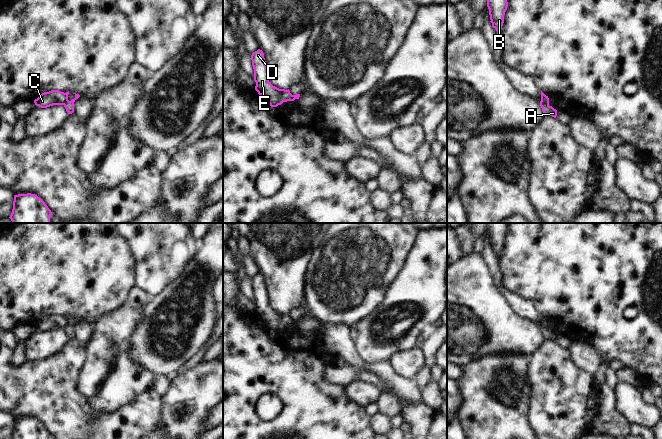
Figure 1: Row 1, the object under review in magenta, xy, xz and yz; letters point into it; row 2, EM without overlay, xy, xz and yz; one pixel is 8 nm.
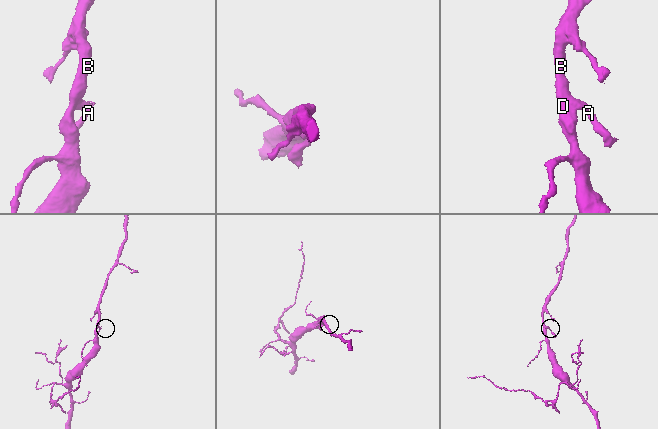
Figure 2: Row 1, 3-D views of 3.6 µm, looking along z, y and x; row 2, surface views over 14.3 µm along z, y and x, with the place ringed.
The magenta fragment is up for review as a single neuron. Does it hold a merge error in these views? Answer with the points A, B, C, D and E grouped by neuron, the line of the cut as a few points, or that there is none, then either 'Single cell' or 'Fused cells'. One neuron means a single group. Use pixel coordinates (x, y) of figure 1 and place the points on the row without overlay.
Groups: A / B C D E. Split along xy (65, 317), (66, 324), (63, 328). Fused cells.

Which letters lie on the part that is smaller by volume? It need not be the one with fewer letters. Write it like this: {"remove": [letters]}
{"remove": ["A"]}

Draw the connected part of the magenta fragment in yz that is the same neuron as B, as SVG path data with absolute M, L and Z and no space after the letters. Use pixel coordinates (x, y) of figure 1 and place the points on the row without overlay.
M487 223L487 231L492 251L496 253L499 259L504 247L504 239L508 231L508 226L506 223Z

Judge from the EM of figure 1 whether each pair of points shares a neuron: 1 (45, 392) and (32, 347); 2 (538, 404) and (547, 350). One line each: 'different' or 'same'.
1: different
2: same

